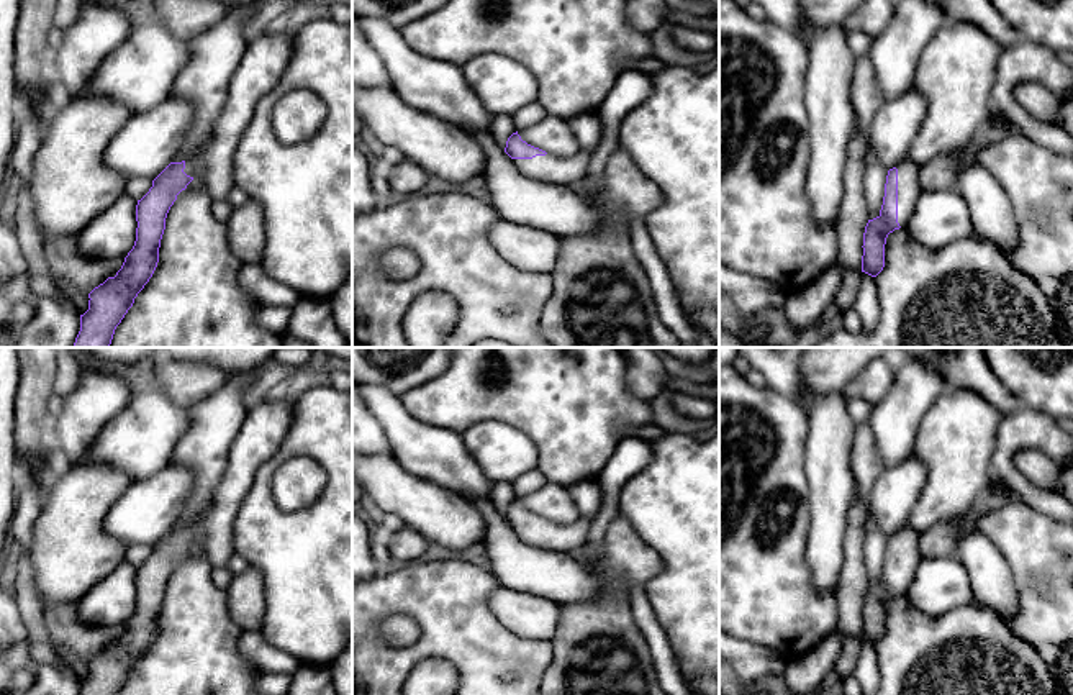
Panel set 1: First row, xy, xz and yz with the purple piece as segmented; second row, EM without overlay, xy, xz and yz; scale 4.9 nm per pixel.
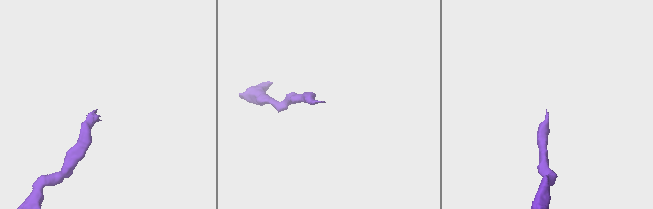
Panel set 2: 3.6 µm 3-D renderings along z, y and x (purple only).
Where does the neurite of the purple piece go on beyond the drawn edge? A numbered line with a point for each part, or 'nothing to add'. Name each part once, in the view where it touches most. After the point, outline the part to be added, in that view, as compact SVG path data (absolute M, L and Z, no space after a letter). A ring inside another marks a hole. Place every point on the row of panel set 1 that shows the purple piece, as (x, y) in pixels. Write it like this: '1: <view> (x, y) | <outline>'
1: yz (908, 172) | M903 159L898 169L898 223L904 228L912 215L914 205L921 193L919 187L919 166L909 159Z

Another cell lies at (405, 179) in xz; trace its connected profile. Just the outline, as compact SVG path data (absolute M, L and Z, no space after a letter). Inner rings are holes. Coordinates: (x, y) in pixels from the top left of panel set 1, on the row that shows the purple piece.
M408 159L383 167L383 172L395 197L418 195L431 175L424 167Z

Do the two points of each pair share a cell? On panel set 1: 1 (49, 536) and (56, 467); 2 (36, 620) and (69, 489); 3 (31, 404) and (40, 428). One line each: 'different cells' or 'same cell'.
1: different cells
2: different cells
3: same cell

